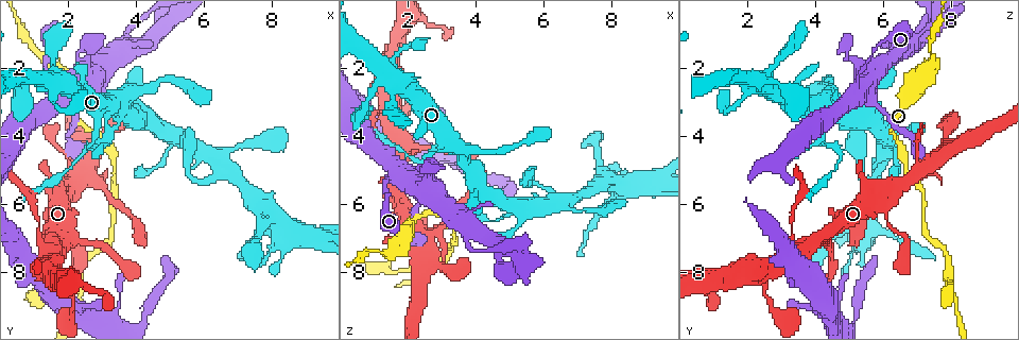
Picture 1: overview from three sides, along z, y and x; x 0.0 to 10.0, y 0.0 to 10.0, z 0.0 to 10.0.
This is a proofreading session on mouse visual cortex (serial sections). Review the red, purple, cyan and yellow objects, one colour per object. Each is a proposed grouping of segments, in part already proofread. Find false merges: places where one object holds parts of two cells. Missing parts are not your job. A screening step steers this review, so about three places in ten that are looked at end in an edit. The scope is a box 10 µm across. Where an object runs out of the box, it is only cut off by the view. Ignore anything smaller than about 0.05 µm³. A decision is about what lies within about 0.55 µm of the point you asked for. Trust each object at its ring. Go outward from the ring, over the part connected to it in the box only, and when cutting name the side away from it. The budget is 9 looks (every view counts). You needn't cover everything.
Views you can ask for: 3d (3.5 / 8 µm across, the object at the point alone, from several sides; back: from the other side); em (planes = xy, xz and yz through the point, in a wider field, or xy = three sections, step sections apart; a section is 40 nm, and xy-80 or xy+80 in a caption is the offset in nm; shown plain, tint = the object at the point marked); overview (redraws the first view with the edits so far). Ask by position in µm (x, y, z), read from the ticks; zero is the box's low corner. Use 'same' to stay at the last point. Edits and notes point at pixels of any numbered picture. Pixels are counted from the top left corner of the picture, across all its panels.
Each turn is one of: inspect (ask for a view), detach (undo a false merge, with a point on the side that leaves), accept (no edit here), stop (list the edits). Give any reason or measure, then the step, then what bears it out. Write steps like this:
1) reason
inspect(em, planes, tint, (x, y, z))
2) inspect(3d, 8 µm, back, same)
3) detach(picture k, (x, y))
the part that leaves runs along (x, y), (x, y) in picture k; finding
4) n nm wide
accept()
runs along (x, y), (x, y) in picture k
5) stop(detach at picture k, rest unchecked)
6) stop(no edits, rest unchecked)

thin arm on a thick one
inspect(3d, 3.5 µm, (1.30, 2.35, 5.35))

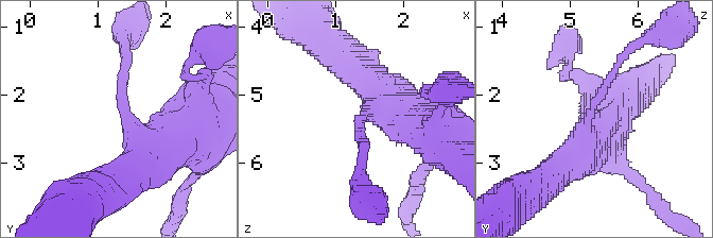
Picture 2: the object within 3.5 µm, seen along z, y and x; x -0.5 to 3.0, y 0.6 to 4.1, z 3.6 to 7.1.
shape alone is not enough
inspect(em, xy, step 1, tint, (1.40, 2.30, 5.30))

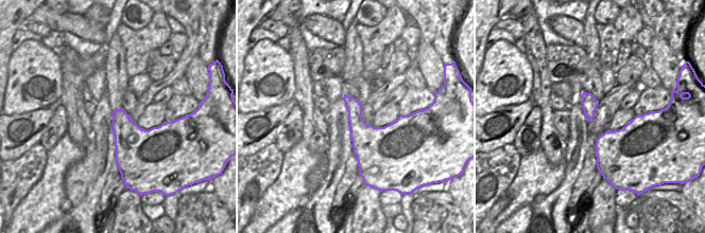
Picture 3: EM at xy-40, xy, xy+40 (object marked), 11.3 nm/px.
300 nm wide
accept()
runs along (126, 55), (123, 117), (145, 143), (181, 143) in picture 2; all the same cell

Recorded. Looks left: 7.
three-way junction
inspect(3d, 3.5 µm, (3.80, 1.30, 6.75))

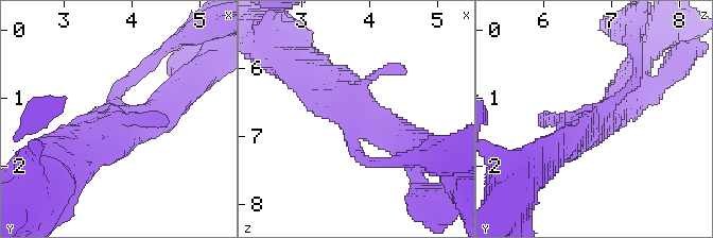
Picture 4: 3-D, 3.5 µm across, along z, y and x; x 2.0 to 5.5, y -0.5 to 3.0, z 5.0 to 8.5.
inspect(em, xy, step 2, tint, (3.75, 1.25, 6.80))

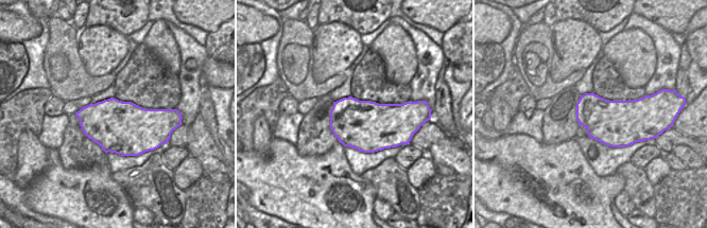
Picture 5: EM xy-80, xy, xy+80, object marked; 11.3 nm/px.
accept()
runs along (305, 71), (410, 148) in picture 4; one cell here

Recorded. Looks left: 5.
sharp bend
inspect(3d, 8 µm, (3.20, 4.05, 4.15))

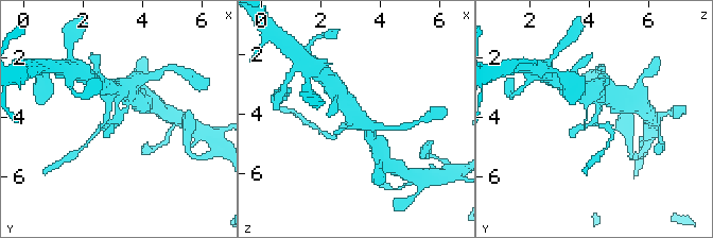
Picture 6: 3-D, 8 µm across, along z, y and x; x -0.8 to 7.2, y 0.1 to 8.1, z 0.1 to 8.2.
zoom in
inspect(3d, 3.5 µm, same)

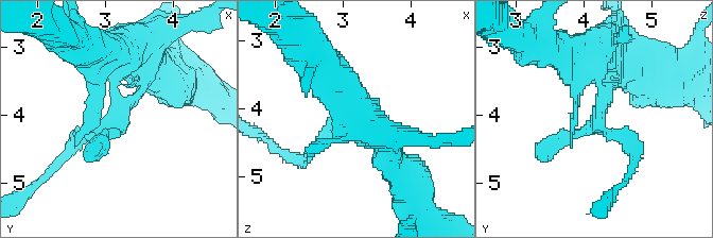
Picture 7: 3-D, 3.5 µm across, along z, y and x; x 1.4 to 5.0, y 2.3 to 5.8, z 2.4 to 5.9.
inspect(em, xy, step 2, tint, (3.15, 4.05, 4.20))

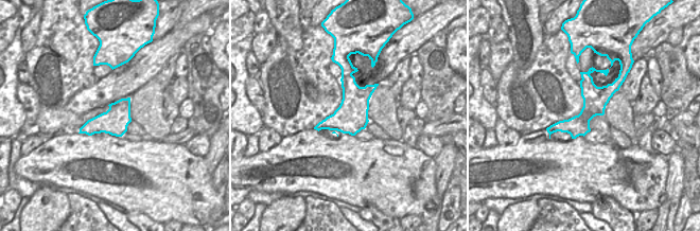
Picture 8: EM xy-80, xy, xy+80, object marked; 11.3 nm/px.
detach(picture 7, (119, 124))
the part that leaves runs along (602, 92), (598, 125), (637, 152) in picture 7; a second cell is stuck on

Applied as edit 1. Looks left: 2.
three-way junction
inspect(3d, 3.5 µm, (1.35, 7.20, 3.40))

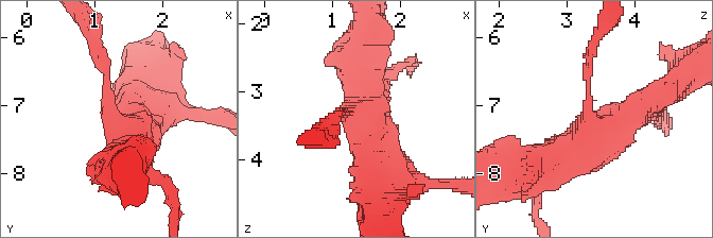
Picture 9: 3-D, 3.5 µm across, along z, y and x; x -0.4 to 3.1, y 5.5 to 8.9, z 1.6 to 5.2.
3 arms; arms of 100, 500, 600 nm; now the EM
inspect(em, xy, step 3, tint, (1.30, 7.20, 3.35))

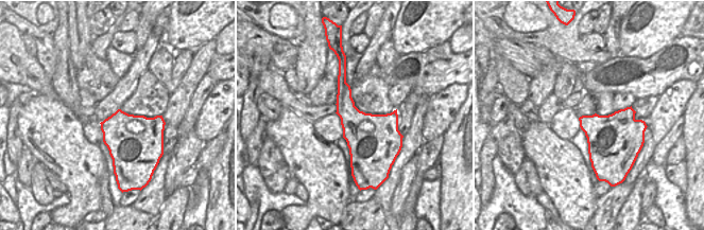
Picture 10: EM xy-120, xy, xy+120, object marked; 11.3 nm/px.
500 nm wide
detach(picture 9, (98, 54))
the part that leaves runs along (106, 87), (106, 71), (87, 29) in picture 9; a second cell is stuck on

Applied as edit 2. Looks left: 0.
stop(detach at picture 7, detach at picture 9, rest unchecked)

